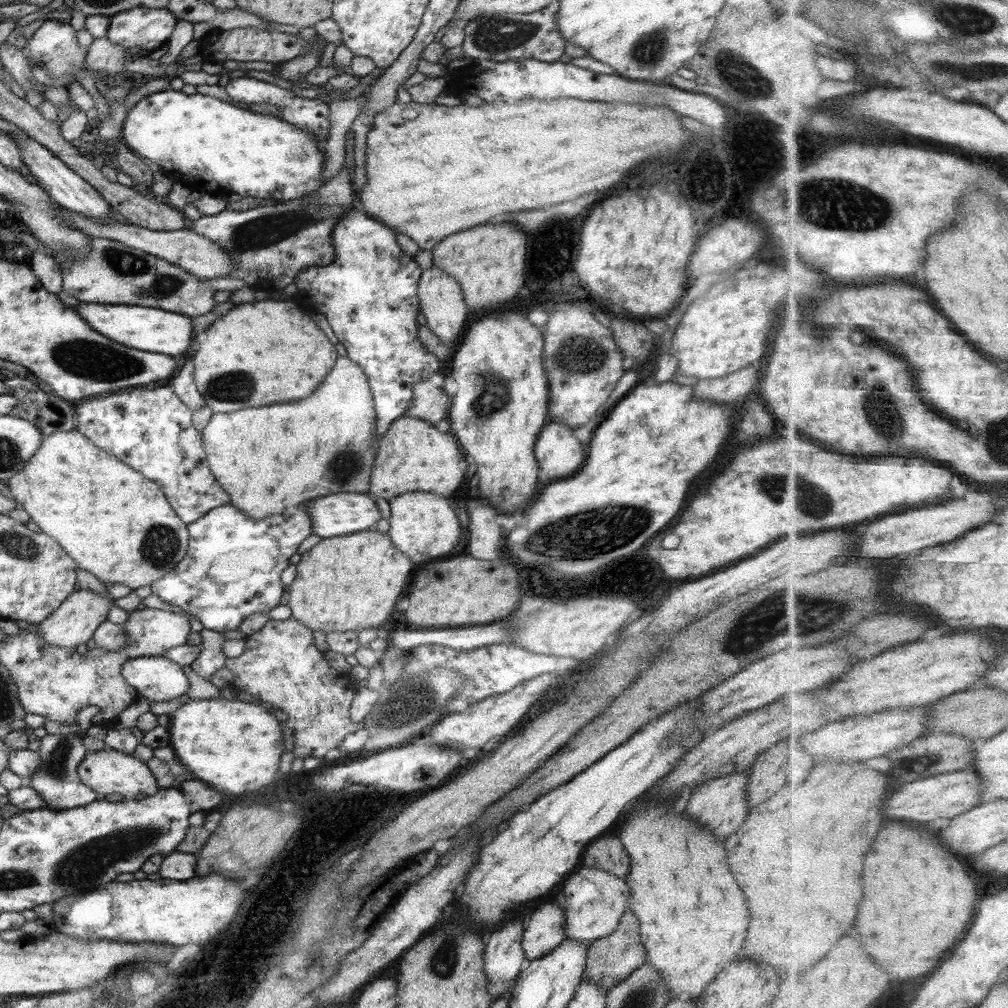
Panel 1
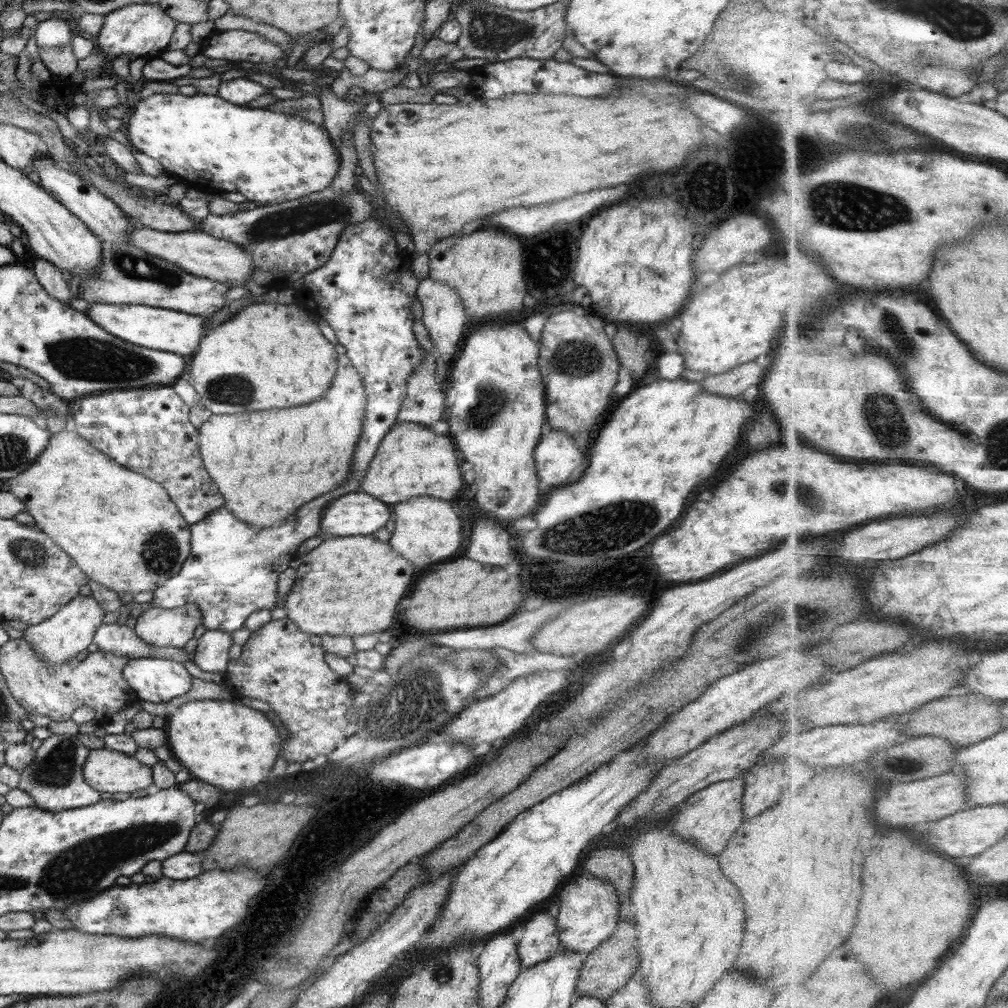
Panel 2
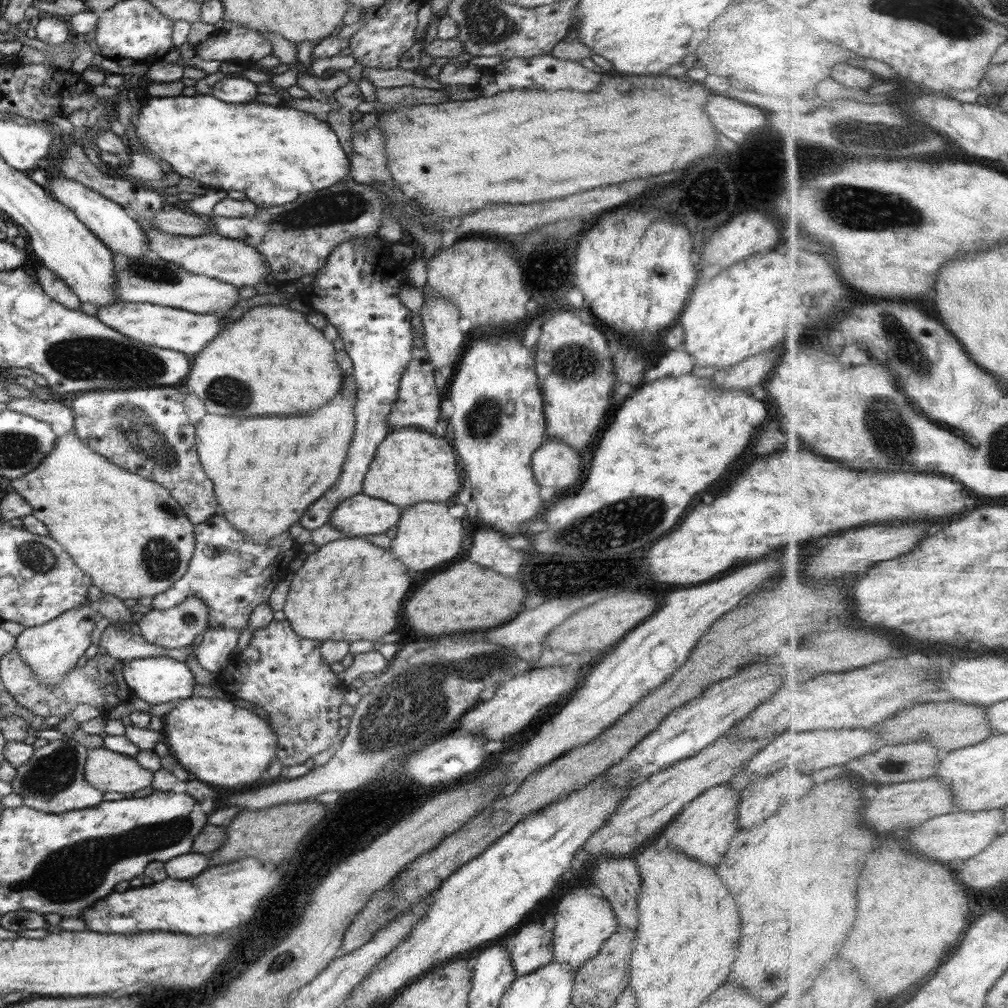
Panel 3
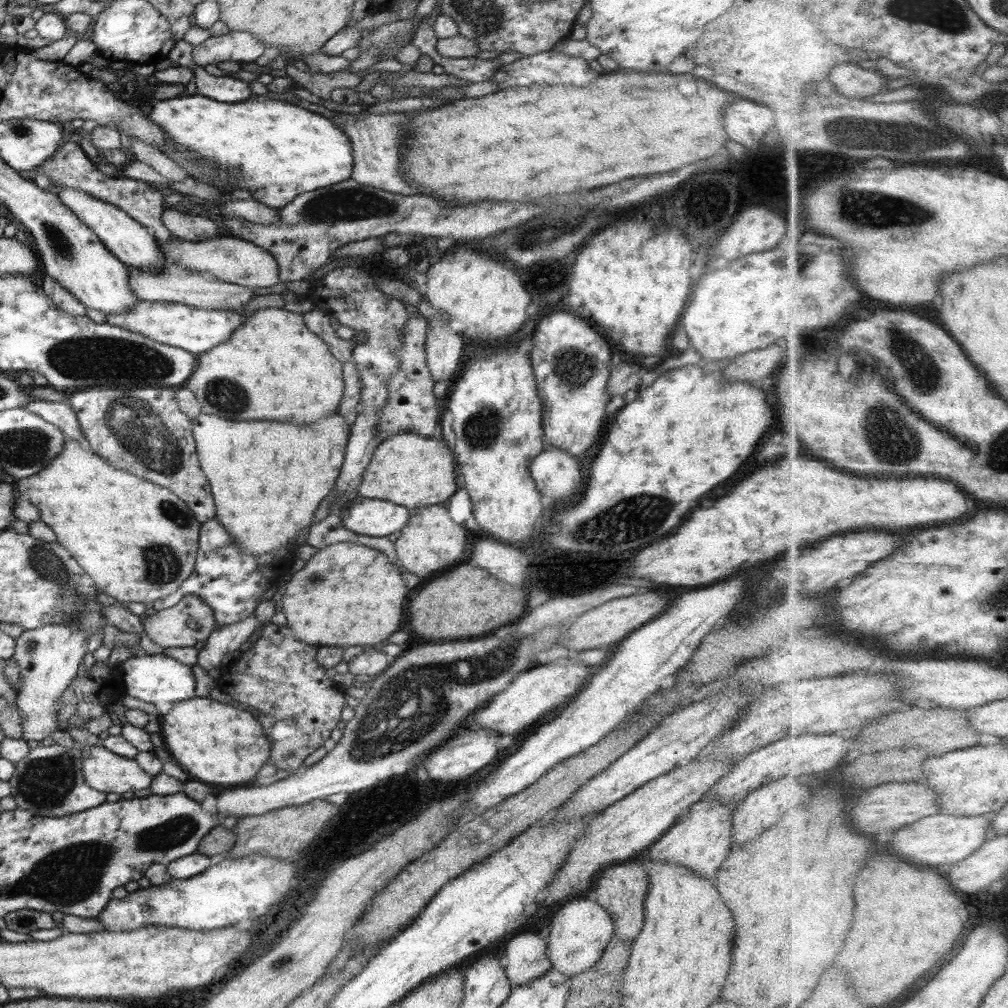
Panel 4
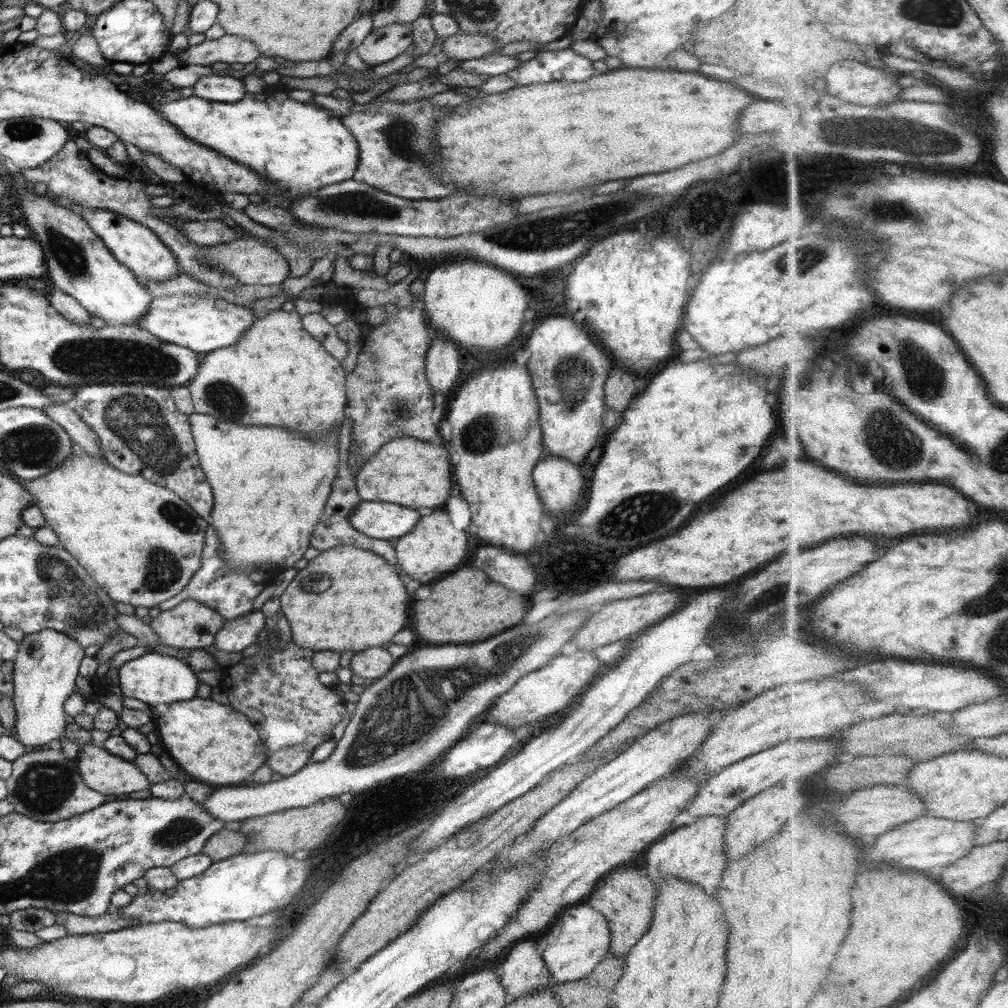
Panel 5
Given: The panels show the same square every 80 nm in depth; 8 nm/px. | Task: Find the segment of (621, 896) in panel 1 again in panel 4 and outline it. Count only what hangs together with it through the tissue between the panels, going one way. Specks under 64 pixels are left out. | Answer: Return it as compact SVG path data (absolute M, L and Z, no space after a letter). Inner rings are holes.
M578 896L560 905L560 910L552 913L547 920L550 924L547 955L553 968L569 978L588 970L600 960L607 944L615 936L614 919L603 906L587 896Z

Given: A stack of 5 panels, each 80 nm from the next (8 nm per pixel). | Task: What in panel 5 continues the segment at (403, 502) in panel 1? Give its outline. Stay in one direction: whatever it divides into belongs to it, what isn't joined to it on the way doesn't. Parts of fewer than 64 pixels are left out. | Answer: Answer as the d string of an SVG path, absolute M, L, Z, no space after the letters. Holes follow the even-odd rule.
M423 511L416 526L404 536L401 536L394 546L397 562L402 570L412 576L414 580L420 580L422 584L432 584L440 580L444 574L456 572L462 567L462 558L466 558L468 548L468 534L457 529L450 520L446 511Z

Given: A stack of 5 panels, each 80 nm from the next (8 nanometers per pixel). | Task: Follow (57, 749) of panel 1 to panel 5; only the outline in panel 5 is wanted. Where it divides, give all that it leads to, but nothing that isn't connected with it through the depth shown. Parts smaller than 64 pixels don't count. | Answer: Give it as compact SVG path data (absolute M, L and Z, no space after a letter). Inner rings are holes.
M37 748L24 753L13 762L13 773L5 780L8 796L5 798L14 805L14 811L34 820L60 822L68 817L90 812L106 802L106 795L91 789L80 776L77 758L66 757L64 751Z

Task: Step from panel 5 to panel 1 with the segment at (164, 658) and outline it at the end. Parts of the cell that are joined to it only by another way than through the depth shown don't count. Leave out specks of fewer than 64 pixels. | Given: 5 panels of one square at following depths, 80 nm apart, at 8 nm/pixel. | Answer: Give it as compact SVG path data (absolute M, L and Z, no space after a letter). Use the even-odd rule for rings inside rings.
M164 655L127 660L121 674L137 694L153 702L166 702L186 695L190 688L183 666Z

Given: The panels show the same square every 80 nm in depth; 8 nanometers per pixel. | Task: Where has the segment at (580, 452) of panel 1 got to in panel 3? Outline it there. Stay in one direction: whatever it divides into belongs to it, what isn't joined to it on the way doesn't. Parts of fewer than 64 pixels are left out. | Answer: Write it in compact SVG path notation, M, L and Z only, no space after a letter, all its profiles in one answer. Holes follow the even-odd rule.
M546 438L532 453L532 470L537 483L542 486L552 486L556 496L573 493L582 478L582 458L575 448L564 441Z

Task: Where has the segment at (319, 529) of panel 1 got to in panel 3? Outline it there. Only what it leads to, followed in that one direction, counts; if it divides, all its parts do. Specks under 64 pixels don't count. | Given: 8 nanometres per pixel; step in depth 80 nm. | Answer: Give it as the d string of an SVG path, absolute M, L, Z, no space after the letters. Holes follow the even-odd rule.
M360 493L343 500L329 518L332 528L350 537L364 537L368 534L384 534L392 526L397 526L402 508L394 506L385 500Z

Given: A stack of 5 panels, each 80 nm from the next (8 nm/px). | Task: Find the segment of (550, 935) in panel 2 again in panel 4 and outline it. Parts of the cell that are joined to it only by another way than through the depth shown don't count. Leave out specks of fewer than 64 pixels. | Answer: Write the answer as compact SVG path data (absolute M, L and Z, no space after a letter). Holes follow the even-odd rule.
M539 929L523 930L510 938L500 951L499 959L513 988L540 978L553 968Z

